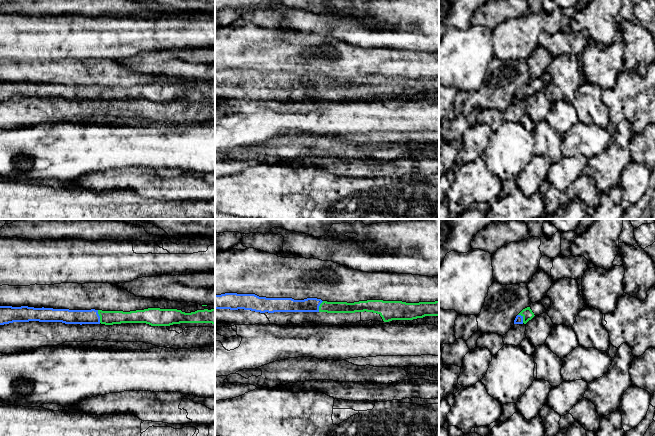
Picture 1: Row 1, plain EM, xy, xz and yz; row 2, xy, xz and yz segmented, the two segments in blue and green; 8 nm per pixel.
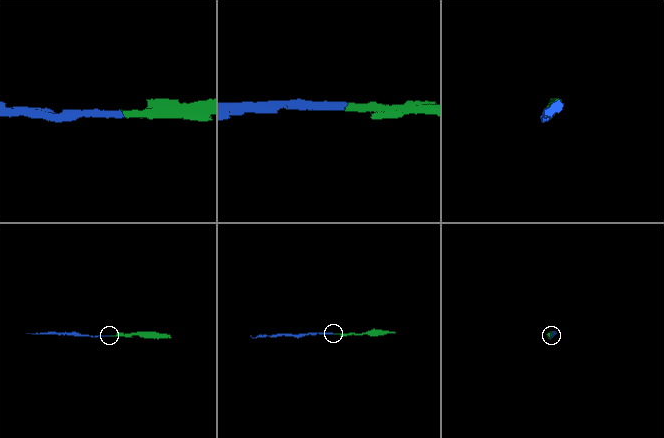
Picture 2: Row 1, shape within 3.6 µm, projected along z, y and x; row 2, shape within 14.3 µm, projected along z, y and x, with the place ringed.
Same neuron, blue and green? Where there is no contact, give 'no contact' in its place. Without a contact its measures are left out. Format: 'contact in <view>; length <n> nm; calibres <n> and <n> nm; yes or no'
contact in xy; length 110 nm; calibres 110 and 110 nm; yes

